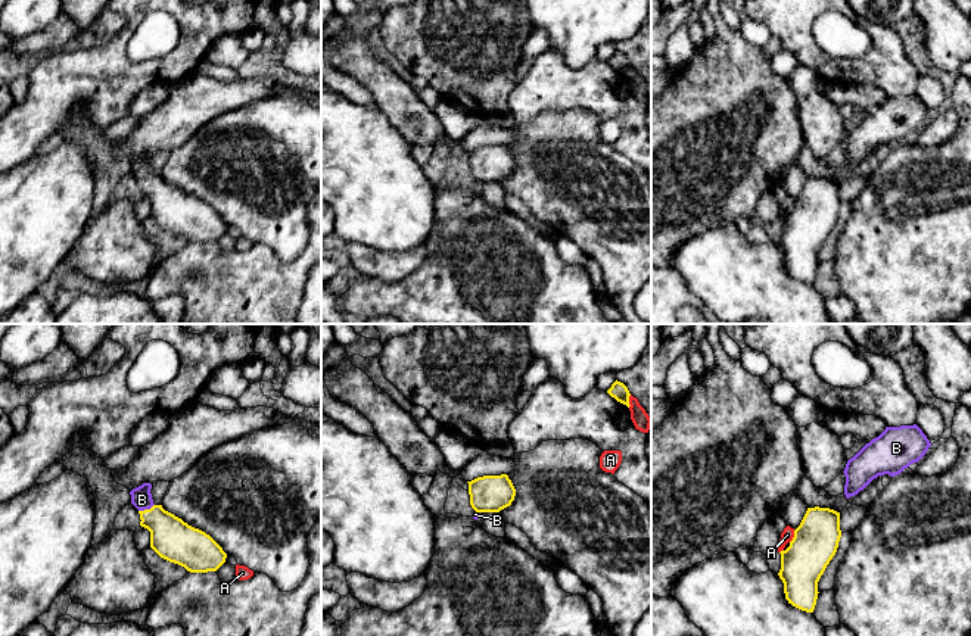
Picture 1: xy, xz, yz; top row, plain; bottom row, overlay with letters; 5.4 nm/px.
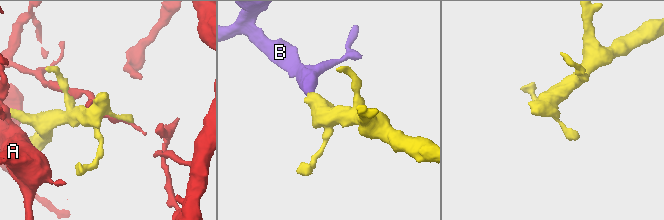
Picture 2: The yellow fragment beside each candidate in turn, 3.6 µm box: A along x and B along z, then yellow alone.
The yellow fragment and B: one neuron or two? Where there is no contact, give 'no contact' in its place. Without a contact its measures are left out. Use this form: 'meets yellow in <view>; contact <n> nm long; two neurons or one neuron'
meets yellow in xy; contact 100 nm long; one neuron

